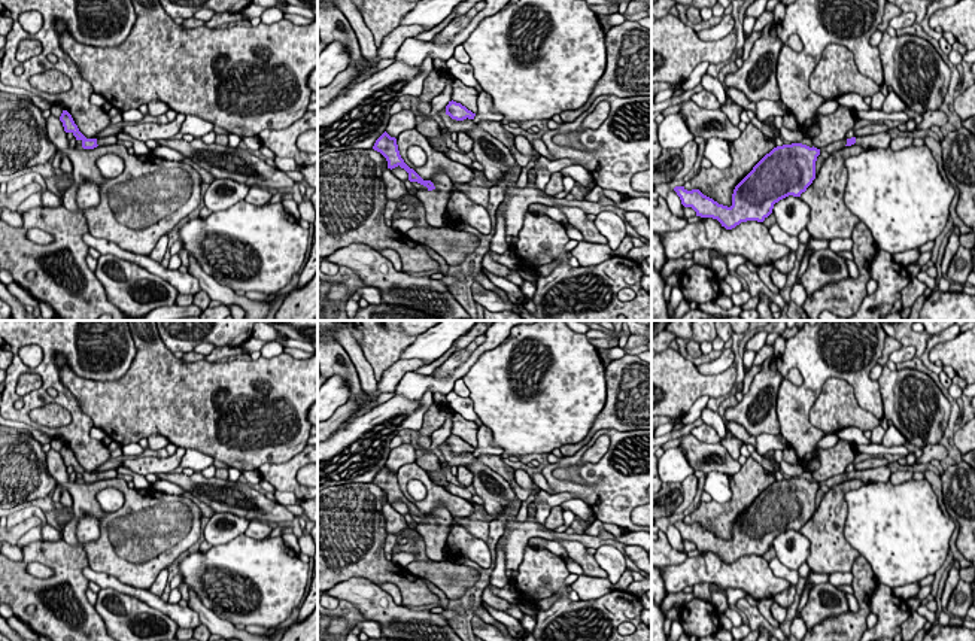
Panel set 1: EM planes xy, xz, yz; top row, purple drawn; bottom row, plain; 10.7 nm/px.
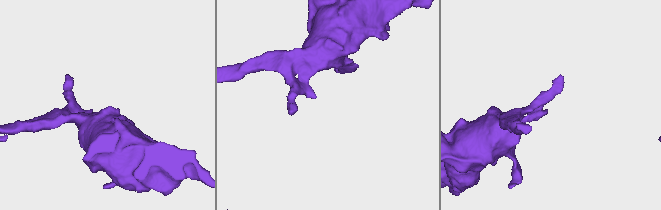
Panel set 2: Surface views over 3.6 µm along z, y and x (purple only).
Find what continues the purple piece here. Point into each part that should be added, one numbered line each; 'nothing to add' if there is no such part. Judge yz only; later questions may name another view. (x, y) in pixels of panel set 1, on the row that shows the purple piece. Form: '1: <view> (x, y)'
1: yz (834, 146)

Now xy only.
1: xy (112, 139)

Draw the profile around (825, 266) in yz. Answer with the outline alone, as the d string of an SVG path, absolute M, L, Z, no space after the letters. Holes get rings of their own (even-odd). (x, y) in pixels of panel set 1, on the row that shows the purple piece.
M827 247L811 253L808 268L801 276L801 285L805 288L807 297L811 297L827 283L848 277L847 259Z

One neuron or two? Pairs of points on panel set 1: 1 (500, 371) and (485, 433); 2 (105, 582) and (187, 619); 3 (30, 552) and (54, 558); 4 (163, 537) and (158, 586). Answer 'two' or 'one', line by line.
1: two
2: one
3: one
4: two

